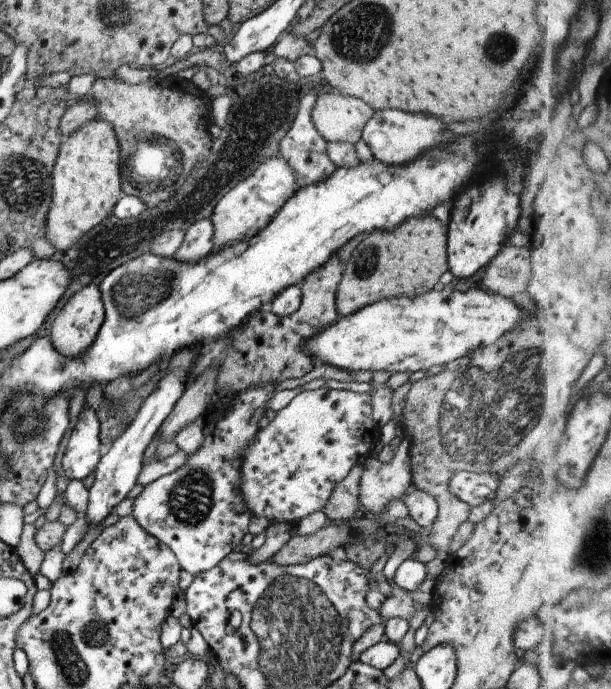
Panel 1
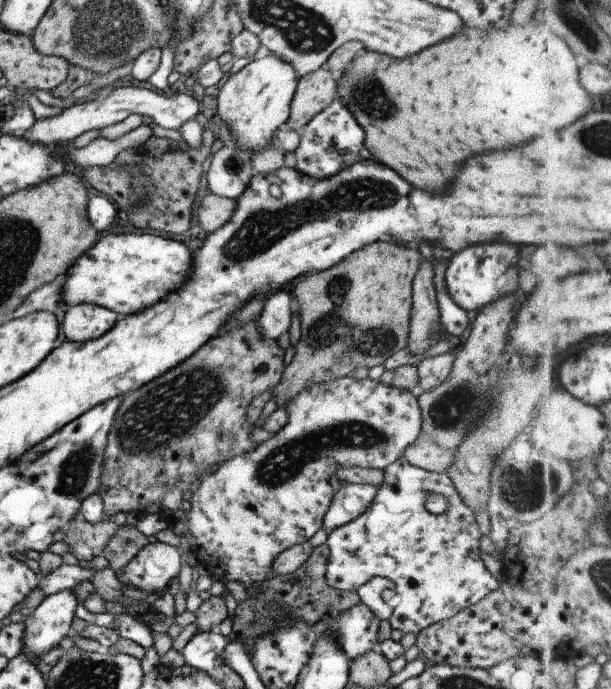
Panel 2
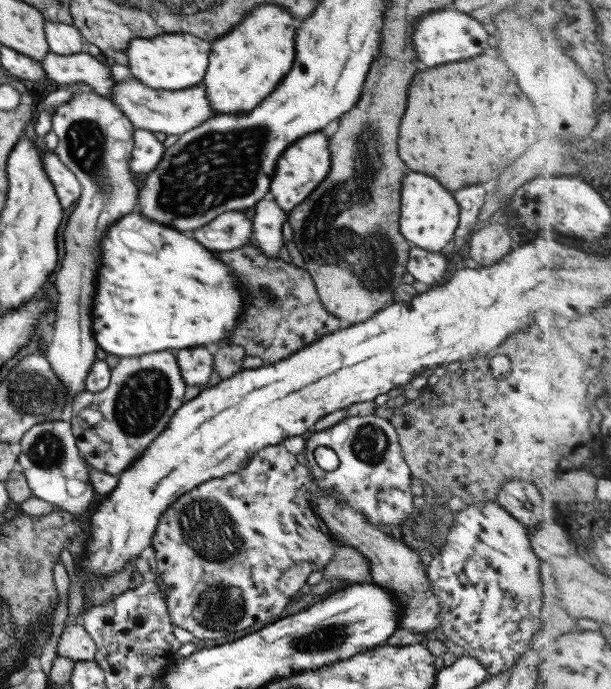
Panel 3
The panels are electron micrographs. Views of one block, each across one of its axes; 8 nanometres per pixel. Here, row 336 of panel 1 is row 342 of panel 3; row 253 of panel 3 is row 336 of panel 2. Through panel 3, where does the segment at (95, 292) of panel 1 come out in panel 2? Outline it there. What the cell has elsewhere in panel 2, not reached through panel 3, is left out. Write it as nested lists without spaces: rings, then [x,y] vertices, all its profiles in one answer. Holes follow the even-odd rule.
[[[79,304],[62,311],[62,332],[68,341],[86,342],[106,334],[122,316],[98,305]]]

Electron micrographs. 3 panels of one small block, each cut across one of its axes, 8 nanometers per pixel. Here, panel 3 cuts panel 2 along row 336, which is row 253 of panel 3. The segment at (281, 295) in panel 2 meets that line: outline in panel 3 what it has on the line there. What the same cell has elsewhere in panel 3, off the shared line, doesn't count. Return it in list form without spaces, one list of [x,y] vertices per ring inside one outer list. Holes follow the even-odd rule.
[[[271,197],[260,200],[254,212],[252,240],[265,255],[279,258],[280,248],[286,245],[282,240],[282,224],[287,221],[288,214]]]

